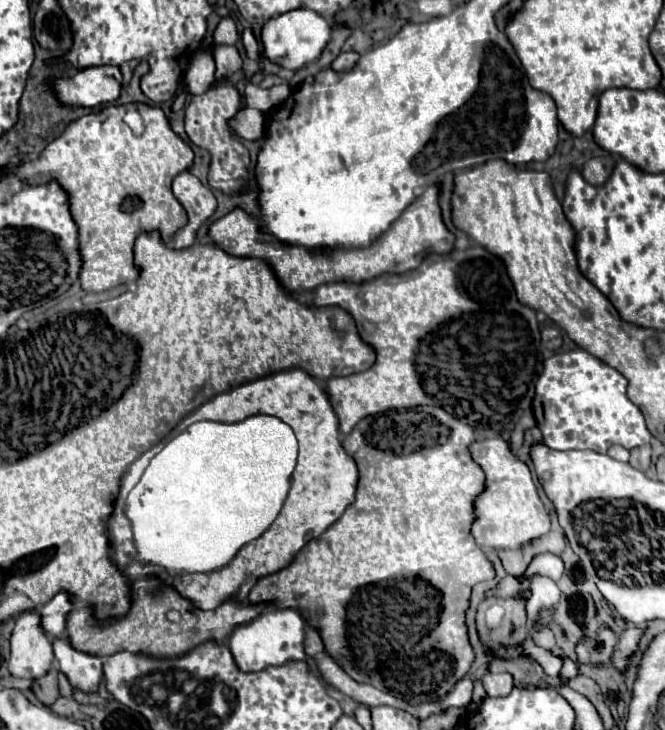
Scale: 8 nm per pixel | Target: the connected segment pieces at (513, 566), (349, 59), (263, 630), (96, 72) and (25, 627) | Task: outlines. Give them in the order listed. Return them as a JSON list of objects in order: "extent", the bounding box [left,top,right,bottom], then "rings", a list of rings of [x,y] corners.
[{"extent":[499,537,551,579],"rings":[[[541,537],[537,541],[533,541],[531,545],[519,549],[519,551],[499,551],[499,557],[503,561],[503,567],[509,575],[517,577],[517,579],[523,579],[525,577],[525,569],[527,565],[531,563],[531,559],[543,551],[551,551],[547,545],[549,545],[549,537]]]},{"extent":[331,51,359,71],"rings":[[[349,51],[349,53],[339,53],[339,57],[331,63],[331,67],[335,69],[335,71],[351,71],[355,65],[357,65],[357,61],[359,61],[359,53],[355,53],[355,51]]]},{"extent":[229,607,305,671],"rings":[[[275,607],[265,611],[257,619],[247,625],[239,625],[231,639],[229,647],[235,657],[235,663],[241,671],[261,671],[265,667],[279,667],[289,661],[303,661],[305,659],[305,621],[297,609],[291,607]]]},{"extent":[55,67,121,107],"rings":[[[91,67],[79,71],[71,79],[57,79],[55,91],[65,105],[97,107],[113,103],[121,95],[121,69],[119,67]]]},{"extent":[9,609,53,679],"rings":[[[27,609],[17,615],[11,635],[9,671],[15,677],[35,679],[49,671],[53,663],[51,639],[41,627],[37,609]]]}]

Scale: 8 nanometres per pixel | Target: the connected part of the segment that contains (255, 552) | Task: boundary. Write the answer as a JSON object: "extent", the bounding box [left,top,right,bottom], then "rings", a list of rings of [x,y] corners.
{"extent":[163,369,359,609],"rings":[[[287,369],[279,371],[267,377],[261,377],[257,381],[249,381],[239,385],[233,391],[219,393],[207,403],[203,403],[197,411],[187,415],[169,435],[169,439],[177,433],[183,433],[191,423],[197,421],[221,421],[221,423],[235,423],[243,421],[249,415],[275,415],[287,425],[293,427],[297,441],[299,441],[299,459],[297,467],[293,471],[293,481],[289,489],[289,495],[285,499],[285,505],[273,525],[257,539],[247,543],[239,553],[235,555],[235,561],[231,565],[225,565],[223,569],[215,573],[189,573],[183,577],[171,579],[163,575],[163,581],[167,585],[173,585],[183,597],[193,601],[199,609],[215,609],[225,599],[235,595],[239,587],[243,585],[247,575],[253,577],[265,577],[271,575],[285,565],[291,563],[293,555],[311,539],[317,539],[327,527],[331,527],[343,511],[355,501],[357,483],[359,483],[359,467],[355,465],[355,459],[343,449],[341,445],[341,433],[339,433],[339,419],[333,411],[333,405],[329,401],[329,395],[325,387],[311,377],[303,369]]]}

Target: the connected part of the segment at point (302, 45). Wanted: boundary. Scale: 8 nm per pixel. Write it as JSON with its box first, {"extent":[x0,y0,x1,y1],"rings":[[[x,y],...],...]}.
{"extent":[261,9,331,69],"rings":[[[295,9],[287,11],[283,15],[277,15],[269,19],[263,25],[261,31],[261,41],[263,41],[263,53],[277,65],[285,69],[301,69],[307,63],[313,63],[321,57],[323,49],[327,47],[331,39],[331,27],[329,23],[315,11],[311,9]]]}

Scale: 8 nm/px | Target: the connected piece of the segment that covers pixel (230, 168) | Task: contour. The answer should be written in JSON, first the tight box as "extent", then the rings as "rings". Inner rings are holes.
{"extent":[185,83,251,195],"rings":[[[217,83],[209,91],[195,95],[185,113],[185,131],[189,139],[211,153],[209,185],[227,195],[245,193],[249,181],[249,165],[251,165],[249,151],[241,143],[237,133],[229,127],[229,121],[237,115],[241,107],[243,107],[243,95],[239,93],[239,89],[231,83],[223,83],[223,85]]]}

